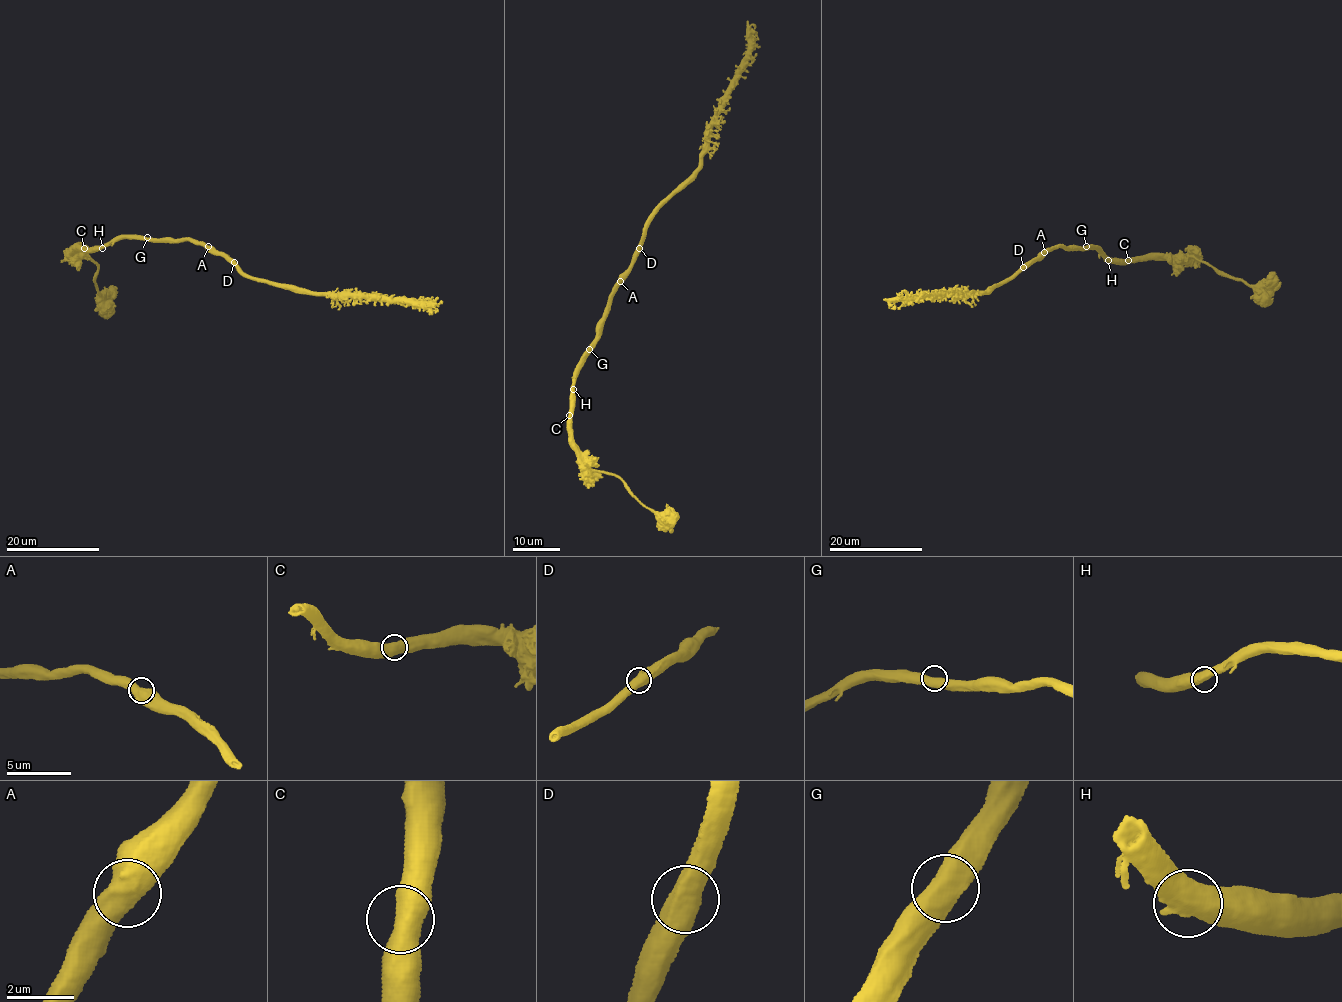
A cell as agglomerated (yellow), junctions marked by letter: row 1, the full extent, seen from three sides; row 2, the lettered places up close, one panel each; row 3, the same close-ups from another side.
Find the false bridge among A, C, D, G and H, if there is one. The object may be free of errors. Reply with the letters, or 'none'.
none

